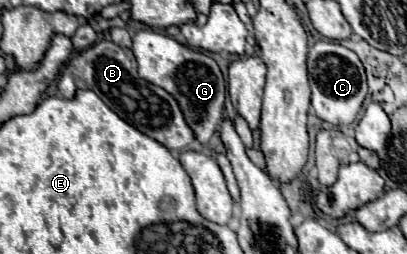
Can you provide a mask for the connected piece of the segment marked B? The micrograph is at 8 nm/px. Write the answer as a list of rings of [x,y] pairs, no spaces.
[[[101,39],[95,45],[73,55],[59,73],[57,87],[65,99],[71,99],[75,95],[75,89],[95,91],[111,111],[115,111],[121,119],[125,119],[141,133],[159,141],[169,151],[183,151],[195,141],[195,133],[191,131],[191,127],[187,127],[183,111],[179,111],[175,97],[161,87],[155,87],[141,79],[137,75],[137,61],[133,51],[129,47],[119,47],[109,39]]]

